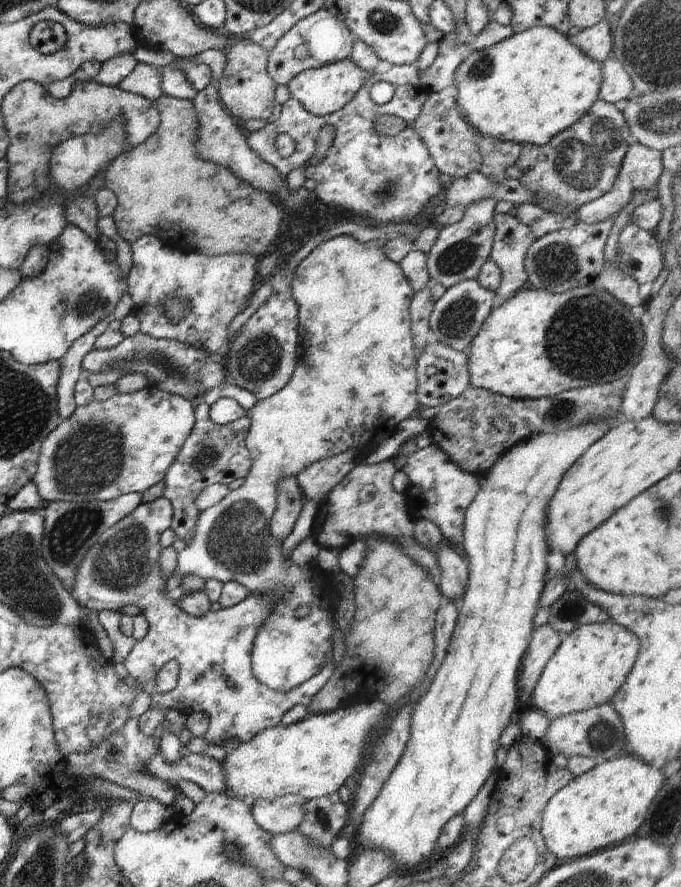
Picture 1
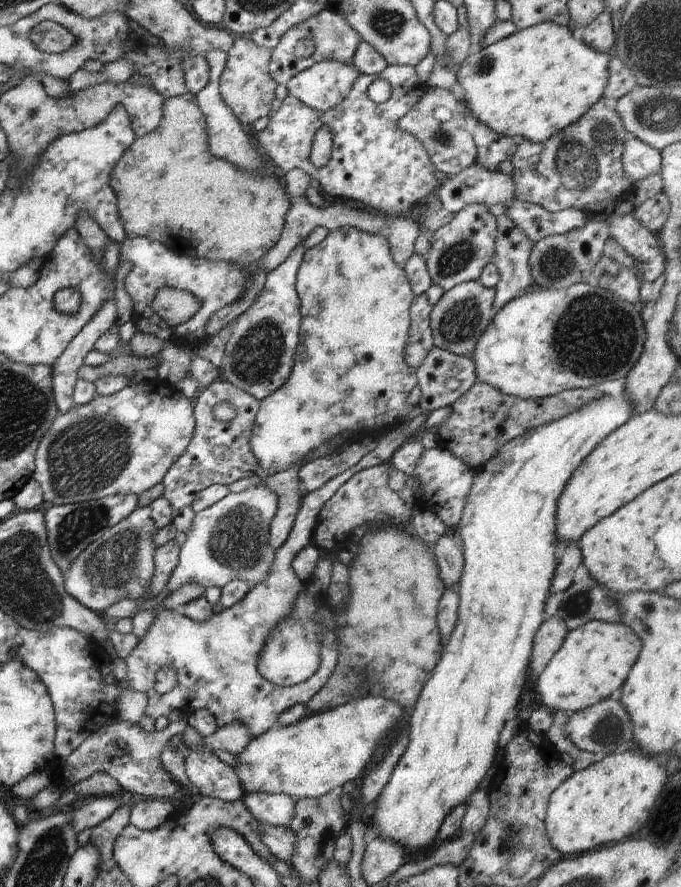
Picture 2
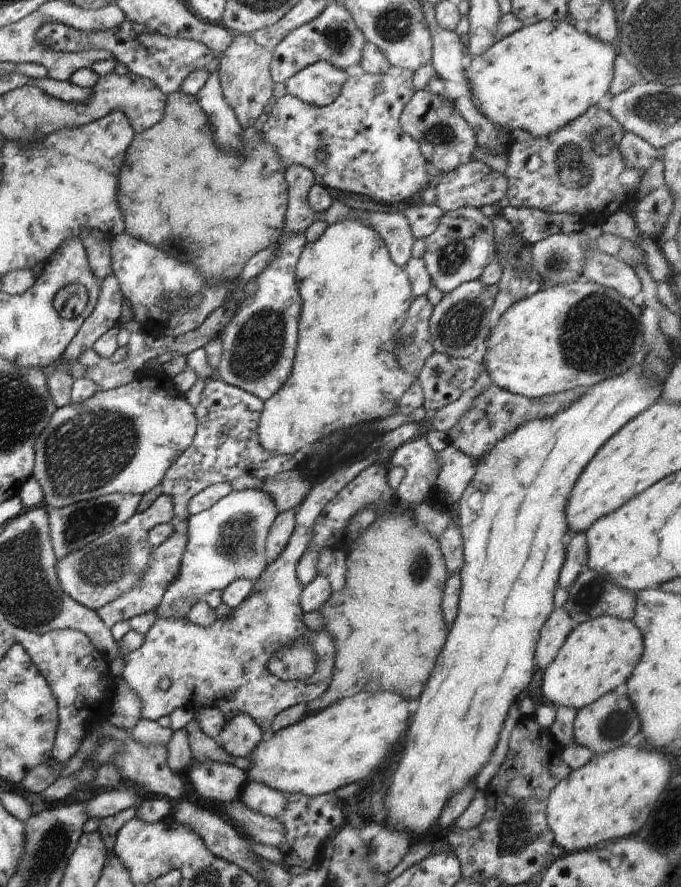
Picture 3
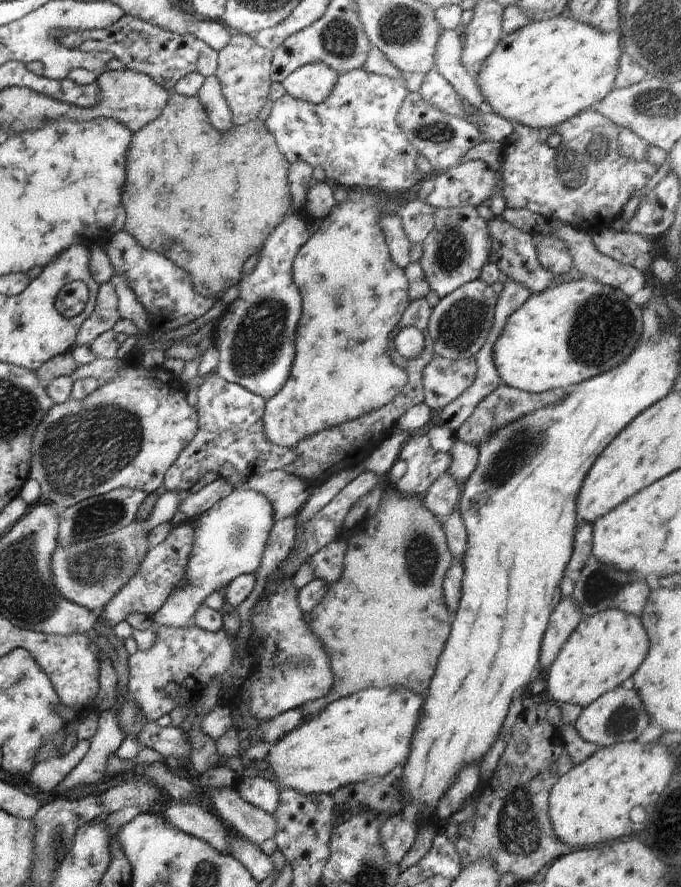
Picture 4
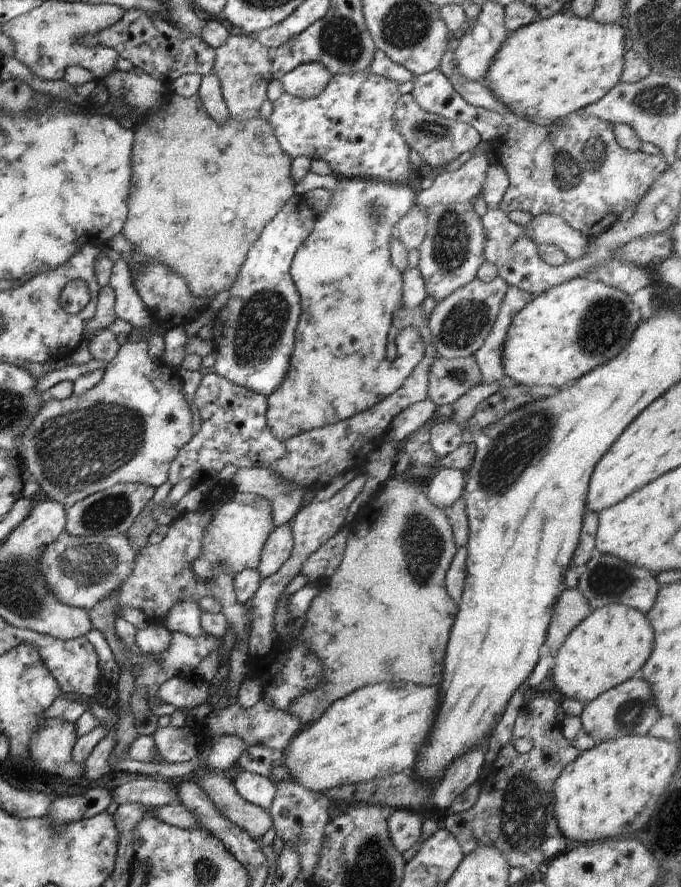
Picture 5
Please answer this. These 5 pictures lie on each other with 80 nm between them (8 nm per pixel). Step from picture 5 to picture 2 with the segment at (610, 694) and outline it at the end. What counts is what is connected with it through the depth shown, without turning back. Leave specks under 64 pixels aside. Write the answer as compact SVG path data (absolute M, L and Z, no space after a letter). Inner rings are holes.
M611 698L604 699L584 710L571 713L563 729L576 748L593 752L593 754L614 754L622 743L633 740L633 726L627 710L620 701L614 701Z

